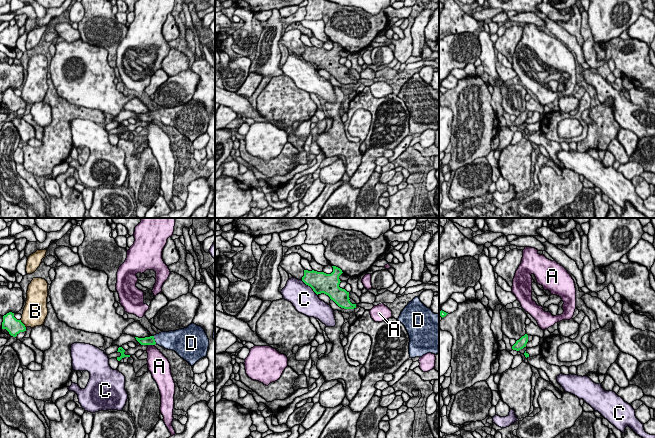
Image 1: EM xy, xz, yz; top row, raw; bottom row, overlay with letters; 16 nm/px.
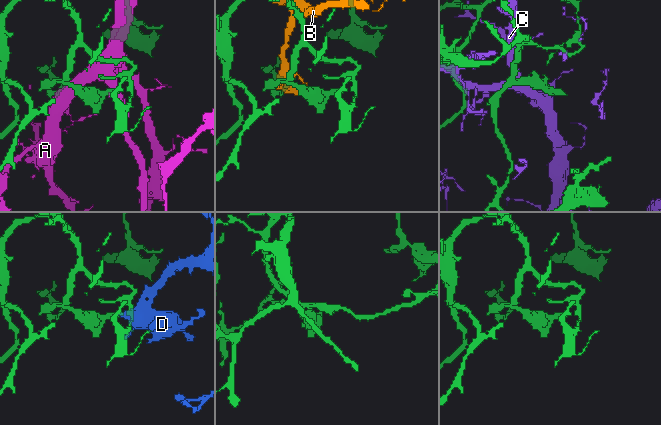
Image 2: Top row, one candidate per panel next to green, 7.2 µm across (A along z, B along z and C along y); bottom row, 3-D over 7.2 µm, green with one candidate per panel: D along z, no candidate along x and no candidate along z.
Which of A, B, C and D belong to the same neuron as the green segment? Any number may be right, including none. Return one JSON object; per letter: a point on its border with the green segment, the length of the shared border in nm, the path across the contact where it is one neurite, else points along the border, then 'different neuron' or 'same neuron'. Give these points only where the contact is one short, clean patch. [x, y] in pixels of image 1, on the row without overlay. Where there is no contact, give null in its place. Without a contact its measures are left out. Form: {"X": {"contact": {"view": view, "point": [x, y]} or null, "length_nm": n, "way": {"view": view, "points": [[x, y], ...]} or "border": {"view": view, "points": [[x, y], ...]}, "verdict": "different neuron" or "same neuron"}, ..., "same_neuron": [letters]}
{"A": {"contact": {"view": "xy", "point": [150, 120]}, "length_nm": 110, "border": {"view": "xy", "points": [[147, 120], [153, 121]]}, "verdict": "different neuron"}, "B": {"contact": {"view": "xy", "point": [23, 100]}, "length_nm": 160, "verdict": "different neuron"}, "C": {"contact": {"view": "xz", "point": [310, 62]}, "length_nm": 360, "verdict": "different neuron"}, "D": {"contact": {"view": "xy", "point": [154, 116]}, "length_nm": 140, "way": {"view": "xy", "points": [[150, 116], [154, 116], [169, 116]]}, "verdict": "same neuron"}, "same_neuron": ["D"]}

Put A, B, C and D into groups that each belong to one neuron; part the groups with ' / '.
A / B / C / D

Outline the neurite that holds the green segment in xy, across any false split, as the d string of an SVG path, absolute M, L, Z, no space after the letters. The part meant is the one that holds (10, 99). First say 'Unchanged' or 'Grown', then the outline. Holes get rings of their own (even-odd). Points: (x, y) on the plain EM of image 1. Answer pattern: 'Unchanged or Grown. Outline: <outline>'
Unchanged. Outline: M12 88L3 92L2 105L6 105L13 113L16 113L20 108L26 107L25 101L21 96L17 96Z

